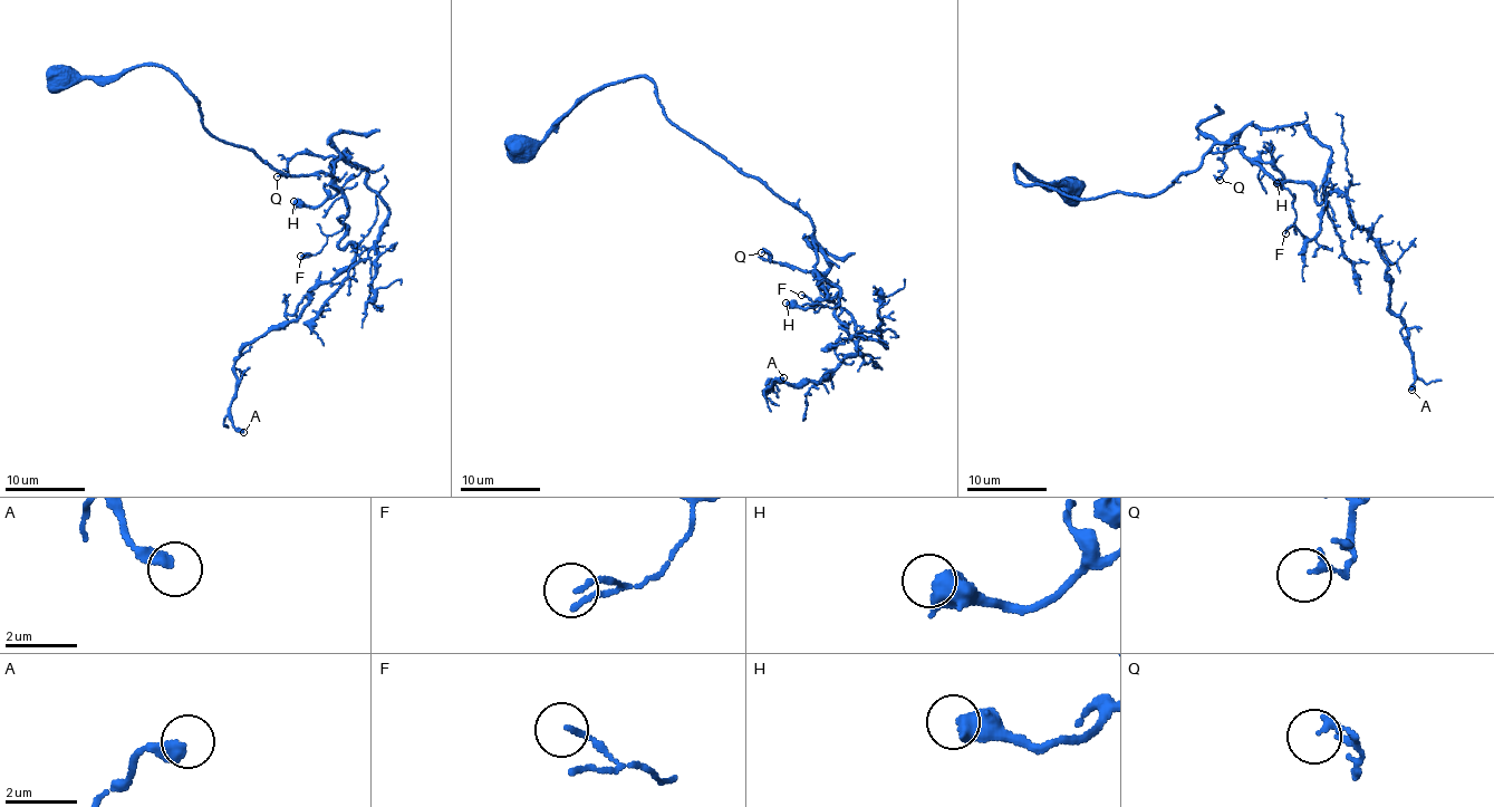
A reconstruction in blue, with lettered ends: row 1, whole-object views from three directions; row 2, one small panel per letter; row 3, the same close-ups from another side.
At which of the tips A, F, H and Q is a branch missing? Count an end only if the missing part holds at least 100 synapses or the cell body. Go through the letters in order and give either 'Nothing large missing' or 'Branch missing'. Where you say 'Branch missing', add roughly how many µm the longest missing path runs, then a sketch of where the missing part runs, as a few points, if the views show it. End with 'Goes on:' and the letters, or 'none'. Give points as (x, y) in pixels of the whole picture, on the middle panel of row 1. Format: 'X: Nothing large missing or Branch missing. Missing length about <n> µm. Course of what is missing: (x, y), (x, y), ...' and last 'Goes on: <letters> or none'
A: Nothing large missing
F: Nothing large missing
H: Nothing large missing
Q: Nothing large missing
Goes on: none

